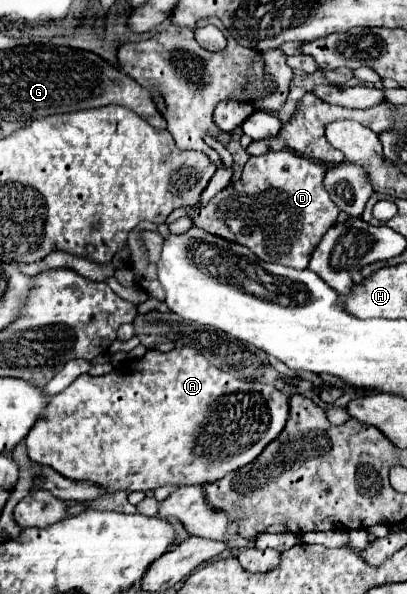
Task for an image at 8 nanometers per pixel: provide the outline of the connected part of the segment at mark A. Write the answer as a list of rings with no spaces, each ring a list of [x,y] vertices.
[[[188,347],[172,349],[168,353],[152,349],[152,351],[146,351],[146,355],[142,359],[128,361],[128,363],[124,363],[122,367],[114,369],[108,375],[92,377],[92,375],[84,373],[70,387],[66,387],[62,393],[54,395],[50,399],[48,409],[44,411],[44,415],[30,429],[30,433],[26,437],[26,443],[42,443],[42,445],[26,445],[26,451],[28,451],[28,457],[32,461],[38,461],[38,463],[42,463],[46,467],[52,467],[60,475],[64,475],[68,479],[74,479],[74,481],[82,481],[82,479],[94,481],[94,483],[106,487],[108,493],[114,493],[114,491],[120,491],[120,489],[124,489],[124,491],[150,491],[150,489],[156,489],[156,487],[166,485],[166,483],[176,483],[180,487],[182,485],[196,485],[196,483],[214,483],[214,481],[222,479],[224,475],[228,475],[230,471],[238,471],[244,465],[252,463],[262,453],[262,449],[282,433],[282,429],[286,427],[288,415],[290,415],[288,395],[278,391],[272,385],[236,379],[236,377],[220,371],[218,367],[210,365],[200,353],[196,353],[194,349],[188,349]]]

